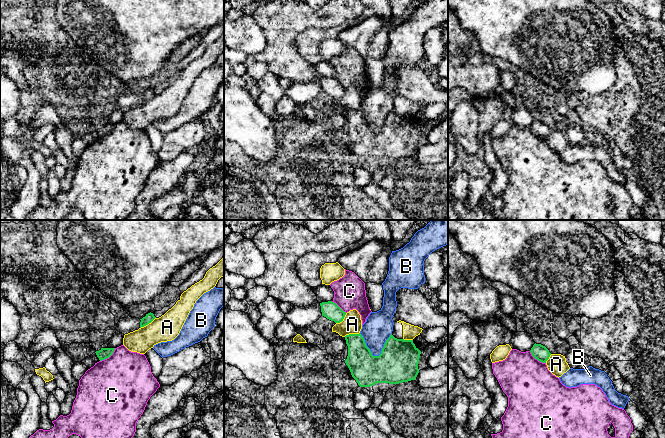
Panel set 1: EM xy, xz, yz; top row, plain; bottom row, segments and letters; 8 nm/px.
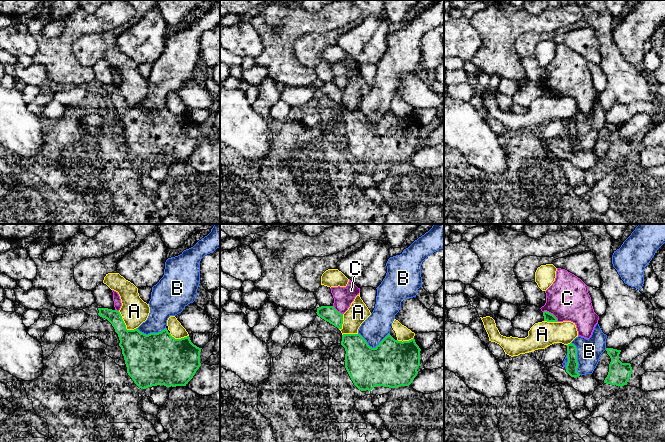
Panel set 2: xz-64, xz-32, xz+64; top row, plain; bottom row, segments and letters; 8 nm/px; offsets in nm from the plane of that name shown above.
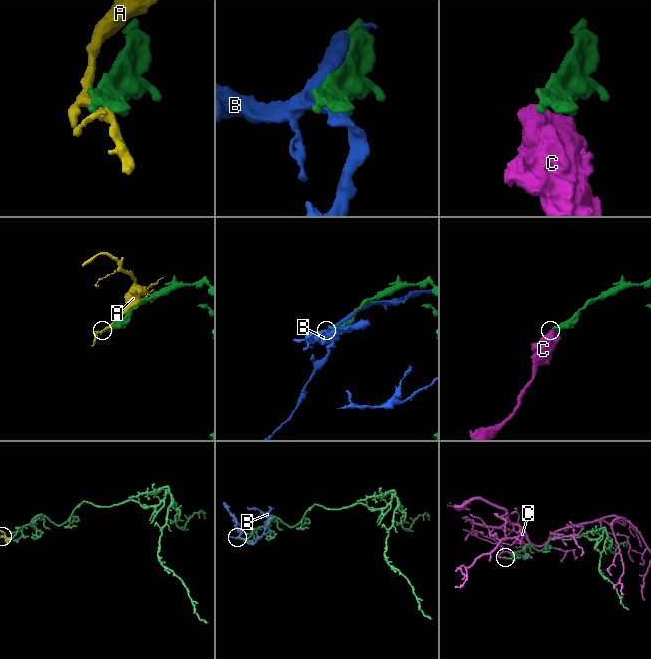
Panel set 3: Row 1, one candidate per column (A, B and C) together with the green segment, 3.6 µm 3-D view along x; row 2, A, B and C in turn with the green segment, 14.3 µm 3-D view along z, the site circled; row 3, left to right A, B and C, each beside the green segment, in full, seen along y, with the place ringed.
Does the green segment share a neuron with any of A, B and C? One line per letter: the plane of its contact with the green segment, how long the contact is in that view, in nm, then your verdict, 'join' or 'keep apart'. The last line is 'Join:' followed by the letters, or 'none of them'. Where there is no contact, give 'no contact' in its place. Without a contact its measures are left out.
A: xy | 160 nm | keep apart
B: xz | 260 nm | keep apart
C: xy | 170 nm | keep apart
Join: none of them

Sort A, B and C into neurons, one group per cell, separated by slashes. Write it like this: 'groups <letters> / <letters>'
groups A / B / C

